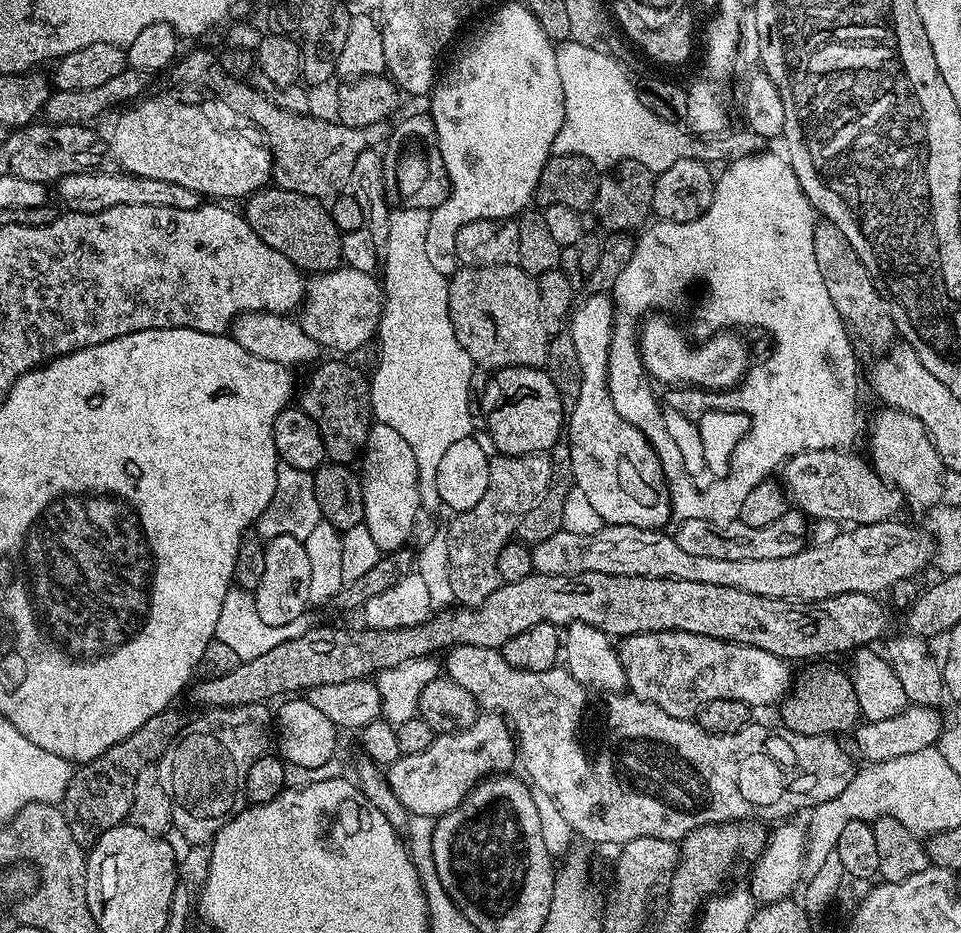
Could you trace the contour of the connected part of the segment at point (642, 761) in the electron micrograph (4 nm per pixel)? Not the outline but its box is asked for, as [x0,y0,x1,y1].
[447,644,854,846]

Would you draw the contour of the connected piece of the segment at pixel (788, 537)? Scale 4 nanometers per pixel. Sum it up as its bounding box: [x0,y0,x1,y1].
[674,510,809,558]

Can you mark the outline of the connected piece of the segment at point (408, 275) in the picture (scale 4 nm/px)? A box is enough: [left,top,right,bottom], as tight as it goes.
[370,207,474,513]

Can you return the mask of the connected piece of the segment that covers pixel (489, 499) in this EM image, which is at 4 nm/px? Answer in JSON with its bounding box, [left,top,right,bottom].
[446,455,553,608]

